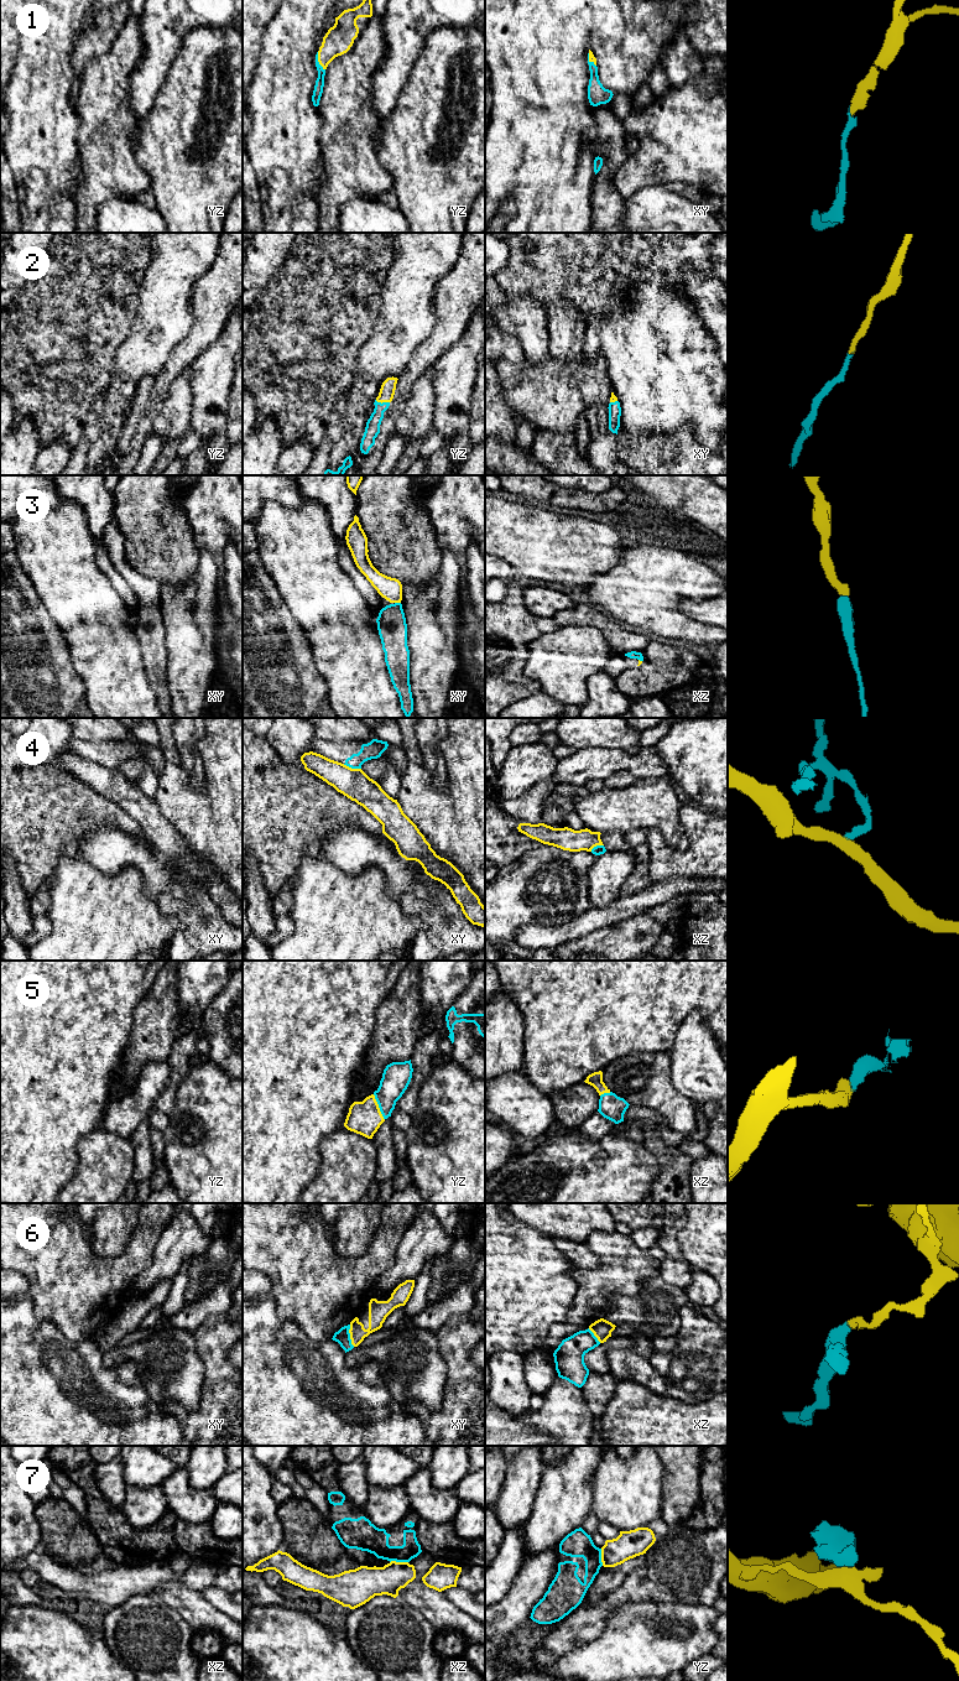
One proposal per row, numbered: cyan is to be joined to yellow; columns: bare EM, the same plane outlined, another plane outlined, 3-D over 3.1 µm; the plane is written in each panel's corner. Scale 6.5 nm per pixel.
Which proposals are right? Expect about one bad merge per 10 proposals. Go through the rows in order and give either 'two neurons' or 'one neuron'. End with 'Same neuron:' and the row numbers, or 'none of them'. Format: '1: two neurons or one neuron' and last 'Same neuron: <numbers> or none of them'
1: one neuron
2: one neuron
3: one neuron
4: two neurons
5: one neuron
6: one neuron
7: two neurons
Same neuron: 1, 2, 3, 5, 6

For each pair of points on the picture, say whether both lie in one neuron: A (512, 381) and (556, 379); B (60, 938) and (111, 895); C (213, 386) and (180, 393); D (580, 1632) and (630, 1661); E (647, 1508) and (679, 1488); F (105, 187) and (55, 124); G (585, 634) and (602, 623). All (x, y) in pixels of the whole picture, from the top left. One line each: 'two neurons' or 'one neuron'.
A: one neuron
B: one neuron
C: two neurons
D: two neurons
E: two neurons
F: two neurons
G: two neurons

